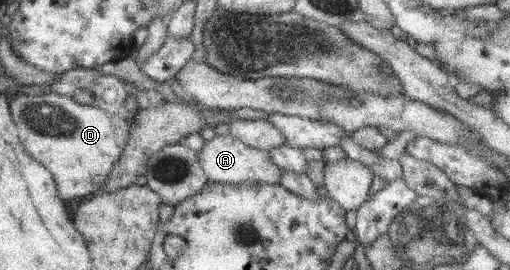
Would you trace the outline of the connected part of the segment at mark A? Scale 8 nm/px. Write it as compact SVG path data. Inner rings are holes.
M216 134L211 140L204 143L197 157L209 181L214 183L241 184L254 181L260 184L279 184L282 171L274 162L269 151L255 149L229 135Z

